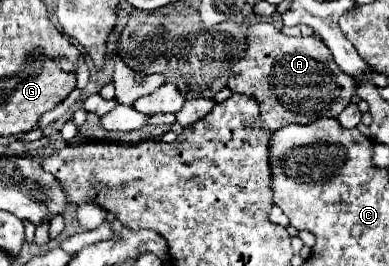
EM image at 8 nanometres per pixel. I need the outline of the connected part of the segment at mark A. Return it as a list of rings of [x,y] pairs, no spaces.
[[[259,22],[247,30],[247,50],[233,68],[227,86],[233,92],[253,96],[261,106],[263,128],[275,132],[289,124],[311,124],[323,116],[337,118],[351,102],[355,78],[343,74],[327,46],[313,36],[291,38],[269,22]]]

